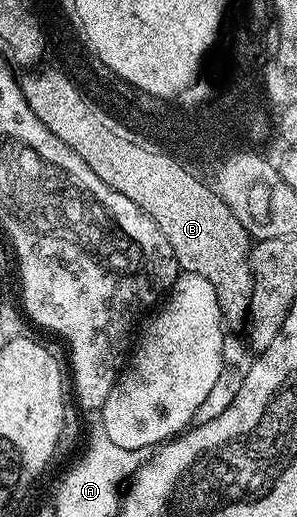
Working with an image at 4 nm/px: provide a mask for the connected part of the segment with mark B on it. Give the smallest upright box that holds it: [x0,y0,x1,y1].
[20,76,254,332]

